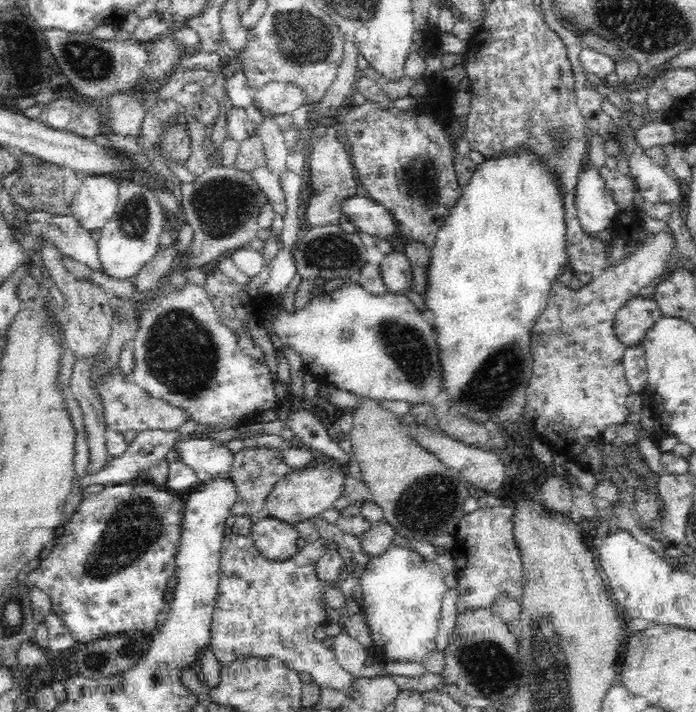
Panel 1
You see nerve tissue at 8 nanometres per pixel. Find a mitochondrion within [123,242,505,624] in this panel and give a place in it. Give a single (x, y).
(180, 353)

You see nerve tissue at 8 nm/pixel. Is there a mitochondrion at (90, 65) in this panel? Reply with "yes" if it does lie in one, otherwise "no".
yes

